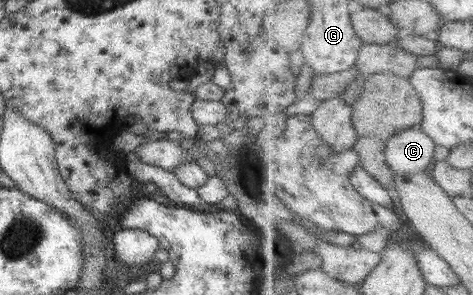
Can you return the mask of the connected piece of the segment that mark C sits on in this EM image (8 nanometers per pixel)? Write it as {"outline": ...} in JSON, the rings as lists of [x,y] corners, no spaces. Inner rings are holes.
{"outline":[[[423,127],[403,130],[388,141],[386,150],[388,163],[401,173],[417,173],[429,170],[435,162],[437,141]]]}

